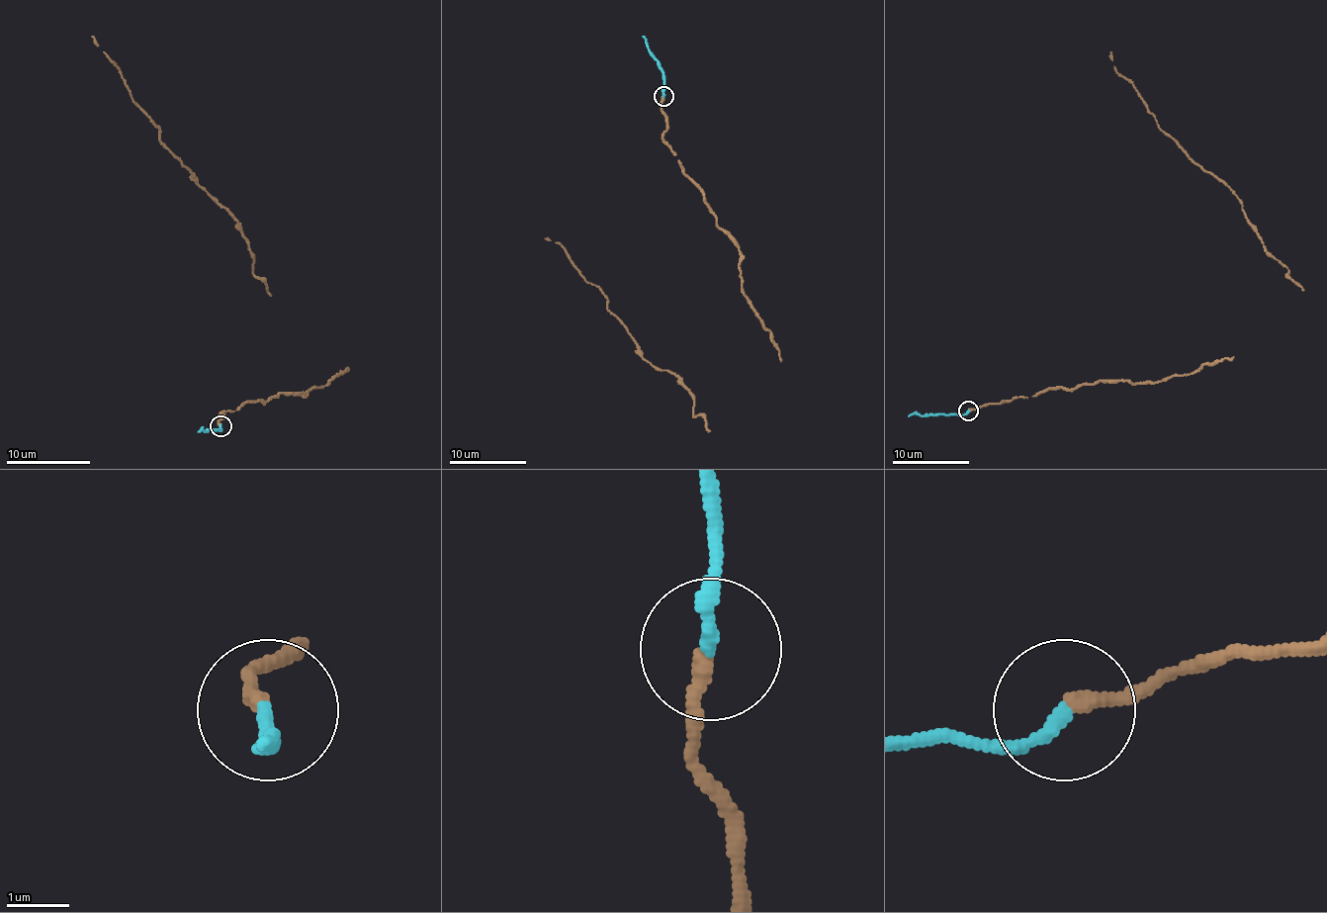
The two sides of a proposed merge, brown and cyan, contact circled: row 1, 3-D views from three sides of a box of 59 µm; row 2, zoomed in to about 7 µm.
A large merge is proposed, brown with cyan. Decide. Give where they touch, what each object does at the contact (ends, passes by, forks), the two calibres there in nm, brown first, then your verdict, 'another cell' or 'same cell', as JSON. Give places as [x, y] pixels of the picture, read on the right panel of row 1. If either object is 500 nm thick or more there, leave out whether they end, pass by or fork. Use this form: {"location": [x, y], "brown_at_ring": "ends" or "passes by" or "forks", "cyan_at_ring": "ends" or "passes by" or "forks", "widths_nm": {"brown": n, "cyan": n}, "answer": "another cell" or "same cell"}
{"location": [968, 410], "brown_at_ring": "ends", "cyan_at_ring": "ends", "widths_nm": {"brown": 240, "cyan": 240}, "answer": "same cell"}

